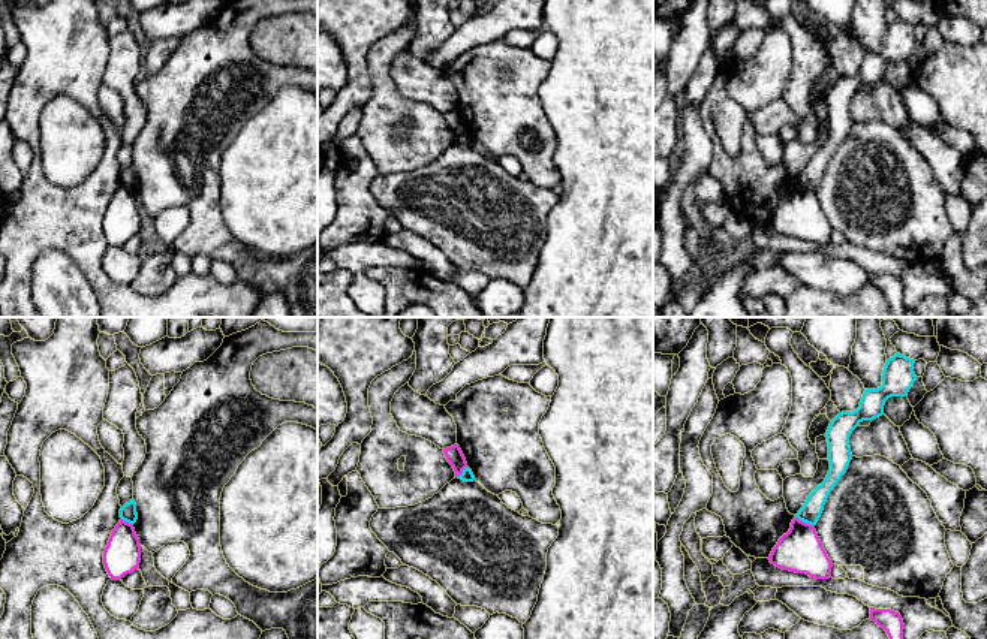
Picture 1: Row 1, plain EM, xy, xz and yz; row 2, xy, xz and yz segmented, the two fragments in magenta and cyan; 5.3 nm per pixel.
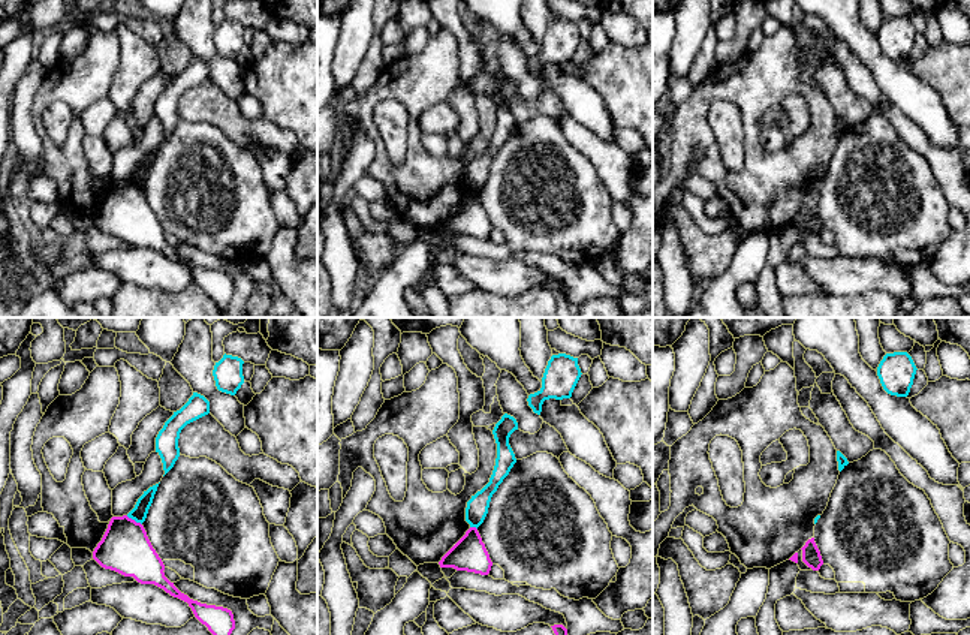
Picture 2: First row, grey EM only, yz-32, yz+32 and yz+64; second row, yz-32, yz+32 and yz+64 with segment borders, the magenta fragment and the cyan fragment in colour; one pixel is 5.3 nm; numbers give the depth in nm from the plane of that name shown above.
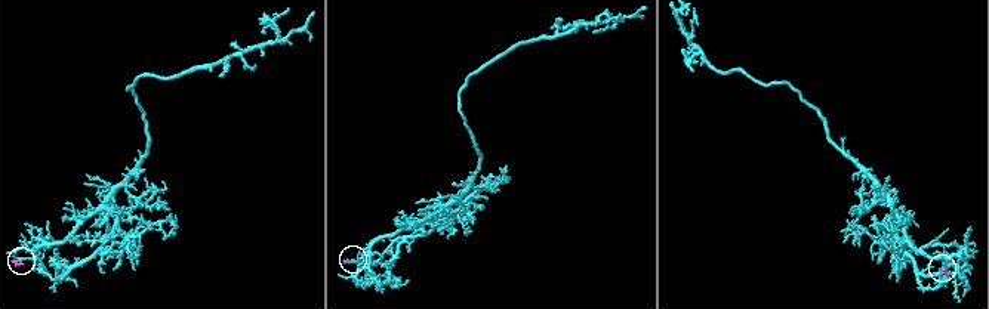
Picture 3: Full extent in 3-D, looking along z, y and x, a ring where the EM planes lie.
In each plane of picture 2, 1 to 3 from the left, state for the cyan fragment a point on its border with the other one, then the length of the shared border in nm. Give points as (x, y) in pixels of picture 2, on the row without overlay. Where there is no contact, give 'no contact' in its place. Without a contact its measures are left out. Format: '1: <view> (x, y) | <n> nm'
1: yz-32 (133, 184) | 100 nm
2: yz+32 (473, 192) | 40 nm
3: no contact

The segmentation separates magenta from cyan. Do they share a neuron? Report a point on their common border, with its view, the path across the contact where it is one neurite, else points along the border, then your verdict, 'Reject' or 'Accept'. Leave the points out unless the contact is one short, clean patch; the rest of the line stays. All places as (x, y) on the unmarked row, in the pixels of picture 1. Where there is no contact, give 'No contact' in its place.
Touches magenta at yz (805, 187). Boundary: yz (796, 181), (814, 190). Reject

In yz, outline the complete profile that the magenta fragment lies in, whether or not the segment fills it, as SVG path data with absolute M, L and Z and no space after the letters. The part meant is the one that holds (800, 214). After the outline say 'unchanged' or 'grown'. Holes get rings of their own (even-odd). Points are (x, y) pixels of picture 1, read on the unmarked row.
M794 183L791 193L773 213L770 227L782 235L806 238L815 244L830 244L833 227L828 223L815 190Z; unchanged

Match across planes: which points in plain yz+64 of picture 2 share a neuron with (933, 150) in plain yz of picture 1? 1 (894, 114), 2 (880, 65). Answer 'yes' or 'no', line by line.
1: yes
2: no

